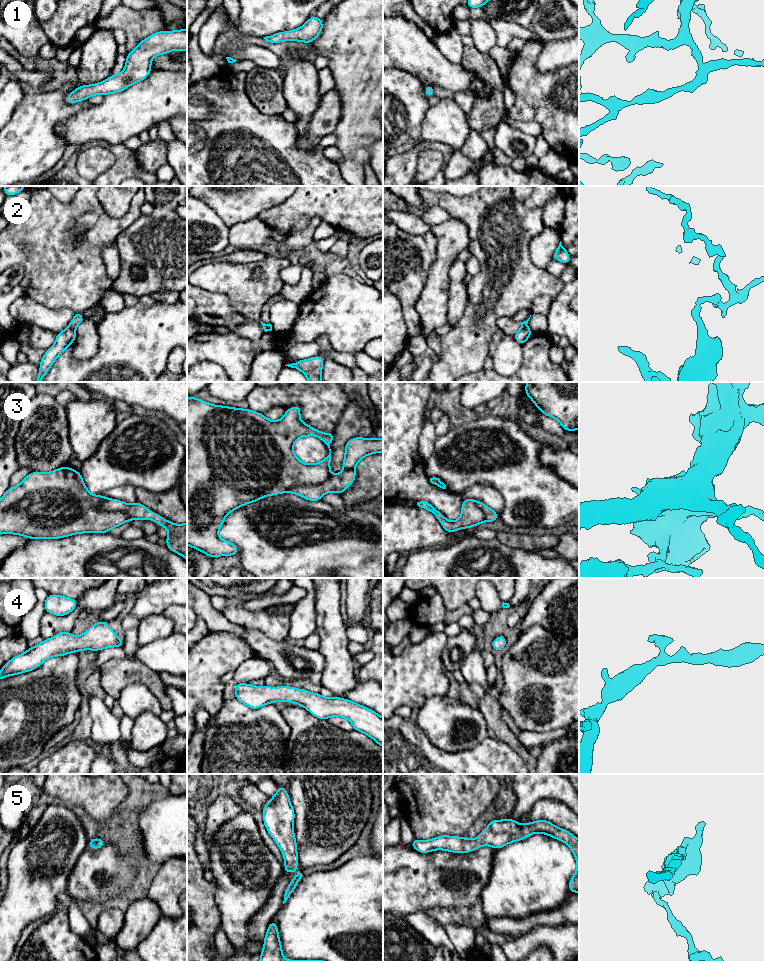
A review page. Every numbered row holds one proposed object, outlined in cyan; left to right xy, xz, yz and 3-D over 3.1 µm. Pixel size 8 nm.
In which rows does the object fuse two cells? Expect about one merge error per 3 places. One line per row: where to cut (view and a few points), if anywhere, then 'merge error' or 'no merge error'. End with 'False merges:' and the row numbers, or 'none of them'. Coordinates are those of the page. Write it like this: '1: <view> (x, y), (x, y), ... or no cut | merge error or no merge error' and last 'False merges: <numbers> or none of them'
1: no cut | no merge error
2: xy (69, 325), (74, 329) | merge error
3: no cut | no merge error
4: no cut | no merge error
5: no cut | no merge error
False merges: 2

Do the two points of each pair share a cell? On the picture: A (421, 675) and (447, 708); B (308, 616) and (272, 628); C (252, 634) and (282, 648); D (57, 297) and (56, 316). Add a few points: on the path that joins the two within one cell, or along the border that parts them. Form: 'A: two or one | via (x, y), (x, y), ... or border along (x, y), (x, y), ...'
A: two | border along (445, 695), (429, 697), (419, 709)
B: two | border along (290, 613), (289, 634), (287, 637)
C: one | via (259, 641), (266, 648), (275, 648)
D: two | border along (34, 300), (52, 309), (71, 309), (74, 312)

